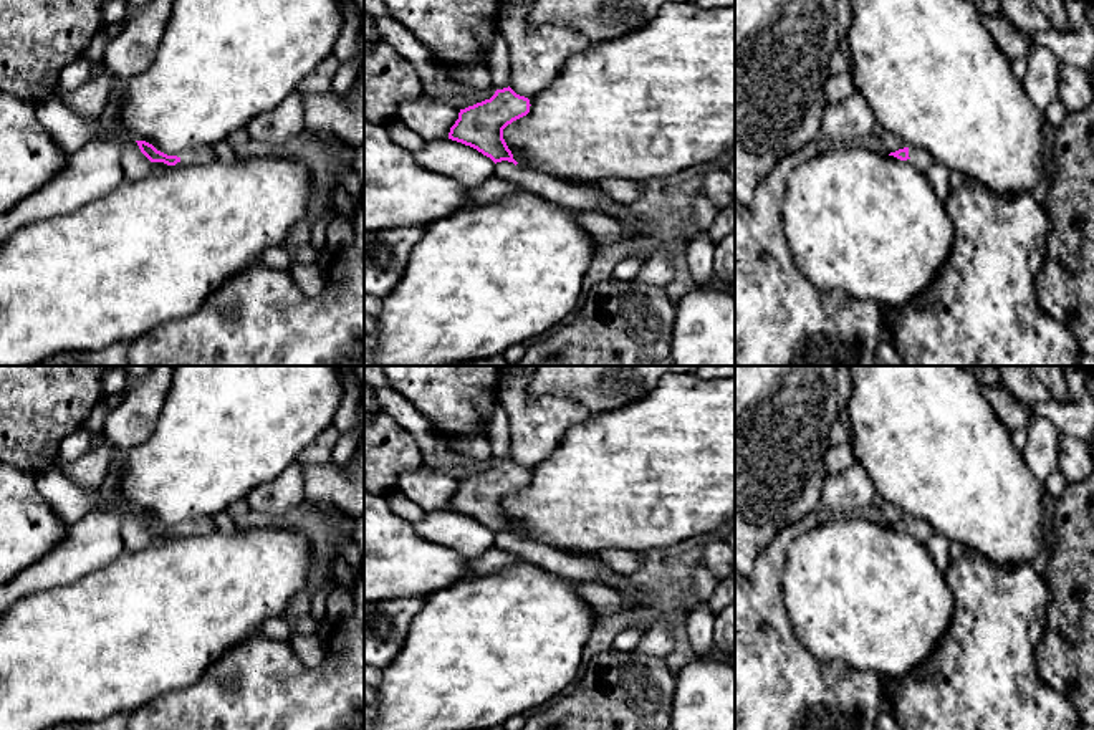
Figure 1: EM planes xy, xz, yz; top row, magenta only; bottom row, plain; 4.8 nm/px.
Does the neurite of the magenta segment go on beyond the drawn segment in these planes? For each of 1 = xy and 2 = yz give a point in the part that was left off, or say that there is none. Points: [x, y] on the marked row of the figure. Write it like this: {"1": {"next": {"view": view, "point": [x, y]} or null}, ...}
{"1": {"next": null}, "2": {"next": {"view": "yz", "point": [919, 156]}}}

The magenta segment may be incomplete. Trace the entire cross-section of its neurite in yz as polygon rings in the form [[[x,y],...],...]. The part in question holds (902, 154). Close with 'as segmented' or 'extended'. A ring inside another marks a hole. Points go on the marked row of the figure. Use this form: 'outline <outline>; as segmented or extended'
outline [[[904,147],[895,152],[890,152],[889,156],[894,156],[900,161],[912,159],[915,164],[919,164],[922,169],[925,169],[928,164],[935,162],[924,149],[920,147]]]; extended

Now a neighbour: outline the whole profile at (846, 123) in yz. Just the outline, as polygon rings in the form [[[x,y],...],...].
[[[857,91],[841,103],[824,103],[821,136],[826,136],[836,147],[856,146],[877,131],[876,116]]]

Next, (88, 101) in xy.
[[[98,63],[93,76],[79,88],[58,94],[61,103],[84,119],[99,118],[109,101],[113,78]]]

